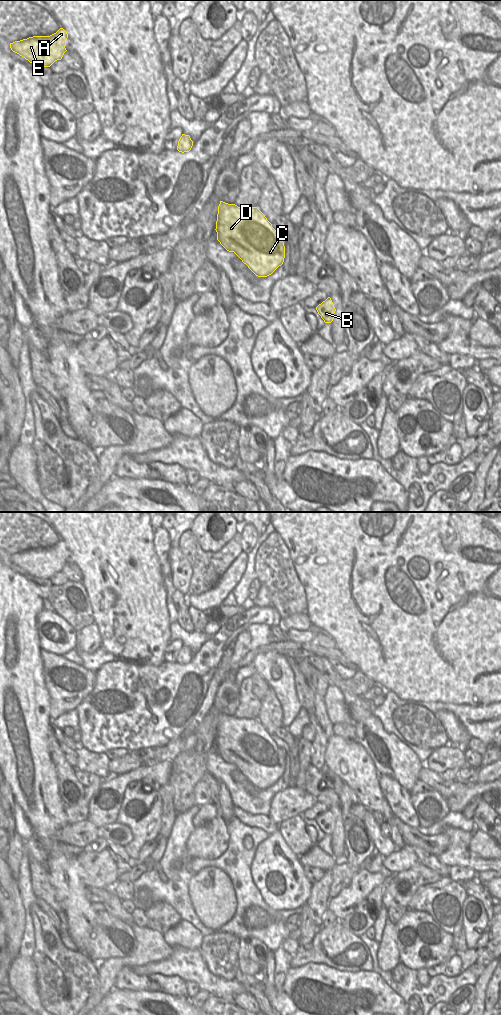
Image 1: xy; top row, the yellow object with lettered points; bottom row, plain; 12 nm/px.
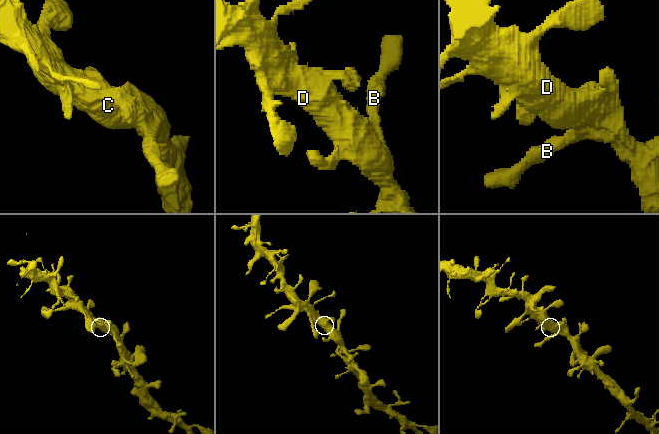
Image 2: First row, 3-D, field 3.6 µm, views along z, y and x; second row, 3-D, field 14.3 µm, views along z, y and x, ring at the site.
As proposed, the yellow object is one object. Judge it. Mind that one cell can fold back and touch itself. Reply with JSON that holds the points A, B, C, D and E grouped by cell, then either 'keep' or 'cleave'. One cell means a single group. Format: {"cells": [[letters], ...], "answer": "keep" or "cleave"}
{"cells": [["A", "B", "C", "D", "E"]], "answer": "keep"}

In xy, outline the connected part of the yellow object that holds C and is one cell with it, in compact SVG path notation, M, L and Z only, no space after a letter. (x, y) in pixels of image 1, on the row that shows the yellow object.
M220 201L215 230L220 244L227 251L234 252L258 277L271 275L284 262L284 242L257 207L238 207Z

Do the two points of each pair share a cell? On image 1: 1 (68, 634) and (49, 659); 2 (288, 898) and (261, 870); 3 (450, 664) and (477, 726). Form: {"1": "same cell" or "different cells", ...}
{"1": "different cells", "2": "same cell", "3": "different cells"}

